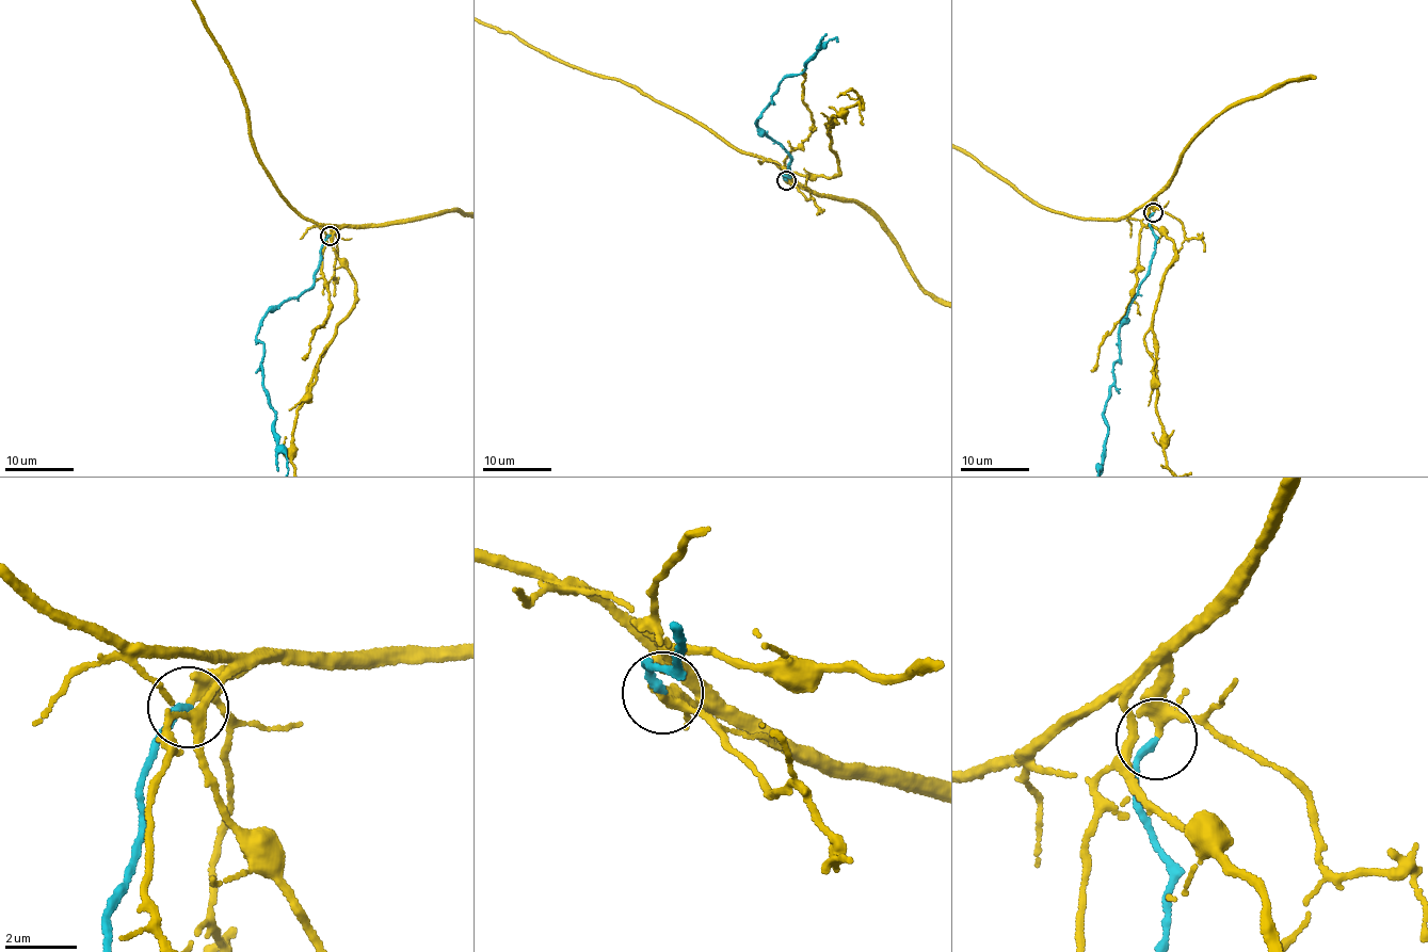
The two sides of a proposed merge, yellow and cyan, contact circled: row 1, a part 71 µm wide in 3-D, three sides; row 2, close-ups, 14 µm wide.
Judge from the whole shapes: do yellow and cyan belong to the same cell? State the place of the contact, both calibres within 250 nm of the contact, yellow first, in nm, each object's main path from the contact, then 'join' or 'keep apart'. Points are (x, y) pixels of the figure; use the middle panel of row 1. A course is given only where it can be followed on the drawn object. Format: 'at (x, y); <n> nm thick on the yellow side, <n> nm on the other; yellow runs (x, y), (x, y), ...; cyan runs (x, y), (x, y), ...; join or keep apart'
at (786, 180); 200 nm thick on the yellow side, 200 nm on the other; yellow runs (786, 180), (774, 163), (743, 154), (616, 80), (491, 25); cyan runs (786, 180), (792, 161), (787, 151), (756, 124), (782, 79), (801, 73), (818, 50), (837, 42); join

